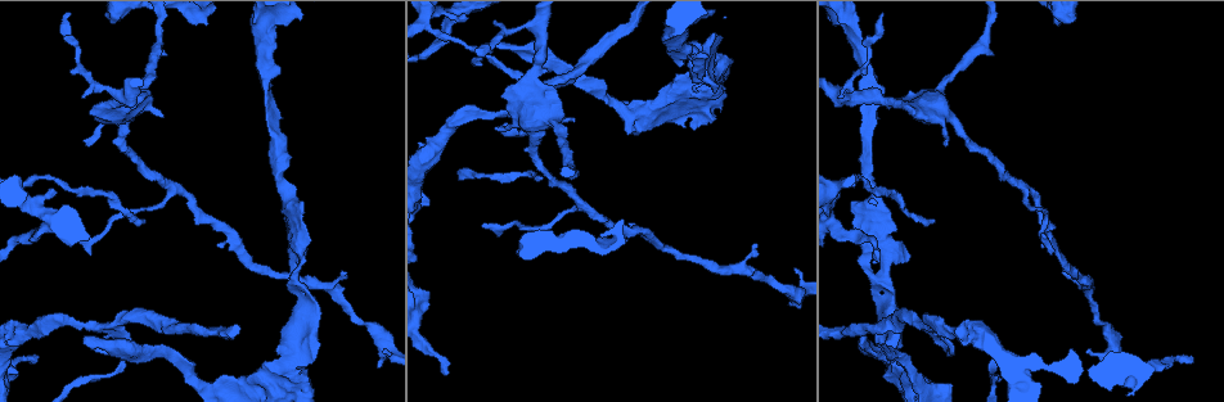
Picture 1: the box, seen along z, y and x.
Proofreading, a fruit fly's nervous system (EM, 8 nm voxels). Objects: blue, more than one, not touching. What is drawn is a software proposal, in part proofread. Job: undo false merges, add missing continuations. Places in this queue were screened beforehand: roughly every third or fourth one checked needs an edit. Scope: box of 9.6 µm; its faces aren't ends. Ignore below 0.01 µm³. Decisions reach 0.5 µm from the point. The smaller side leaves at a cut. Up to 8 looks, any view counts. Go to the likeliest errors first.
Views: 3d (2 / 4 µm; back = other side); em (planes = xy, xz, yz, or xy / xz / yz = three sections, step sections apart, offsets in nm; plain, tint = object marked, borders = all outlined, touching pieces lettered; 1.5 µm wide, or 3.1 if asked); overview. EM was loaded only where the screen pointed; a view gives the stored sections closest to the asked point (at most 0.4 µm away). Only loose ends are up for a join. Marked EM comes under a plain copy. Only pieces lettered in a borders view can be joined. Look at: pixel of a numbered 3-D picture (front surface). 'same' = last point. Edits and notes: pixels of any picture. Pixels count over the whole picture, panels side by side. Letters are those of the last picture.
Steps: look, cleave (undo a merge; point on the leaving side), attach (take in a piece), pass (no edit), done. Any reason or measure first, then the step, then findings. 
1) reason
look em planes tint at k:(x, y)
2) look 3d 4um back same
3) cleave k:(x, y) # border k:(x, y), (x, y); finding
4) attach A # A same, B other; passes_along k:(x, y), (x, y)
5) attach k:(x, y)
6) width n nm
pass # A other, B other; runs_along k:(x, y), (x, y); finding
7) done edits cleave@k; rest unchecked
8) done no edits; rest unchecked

an open end
look em planes tint at 1:(86, 340)

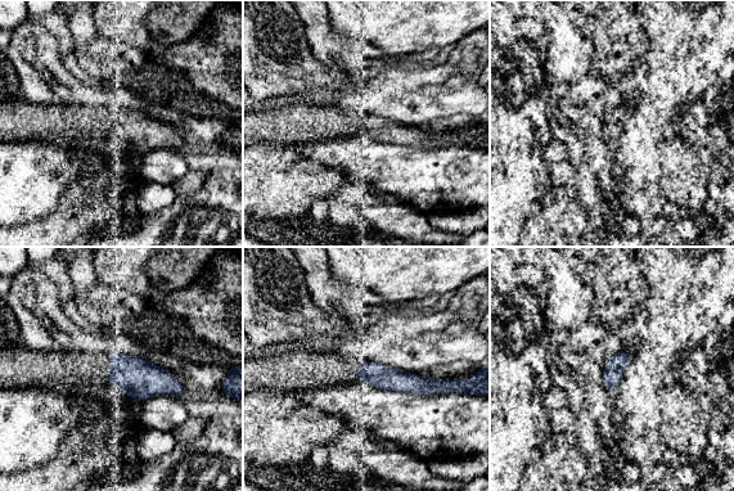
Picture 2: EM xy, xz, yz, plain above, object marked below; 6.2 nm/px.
look em planes borders same

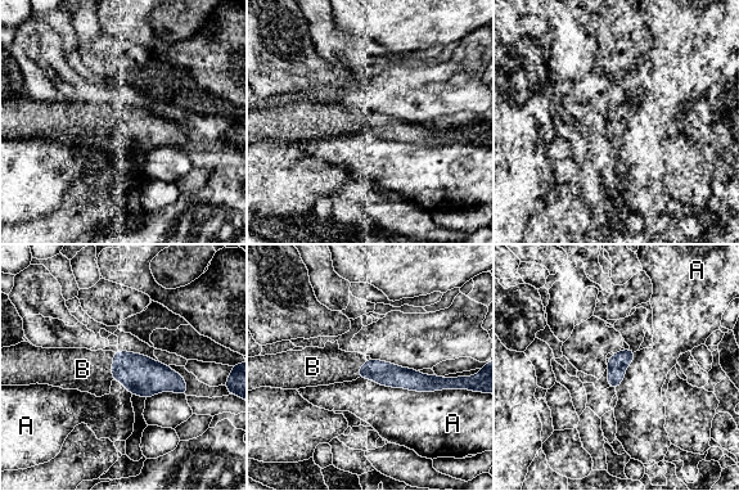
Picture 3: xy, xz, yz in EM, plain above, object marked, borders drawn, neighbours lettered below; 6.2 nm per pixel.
width 130 nm
attach B # A other, B same; the neuron continues

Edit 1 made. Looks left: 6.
thick turns thin
look 3d 4um back at 1:(26, 332)

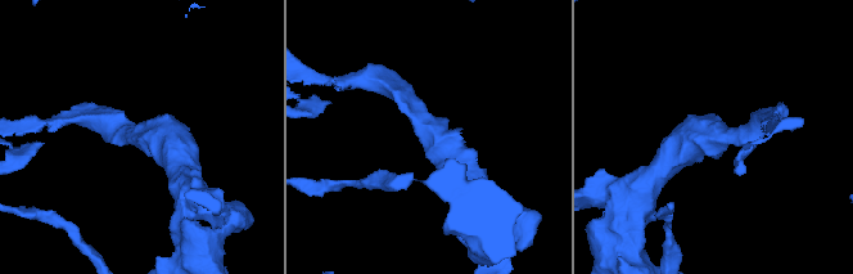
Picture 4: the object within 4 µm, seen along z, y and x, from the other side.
arm_widths 260, 420 nm
look em planes borders at 4:(431, 130)

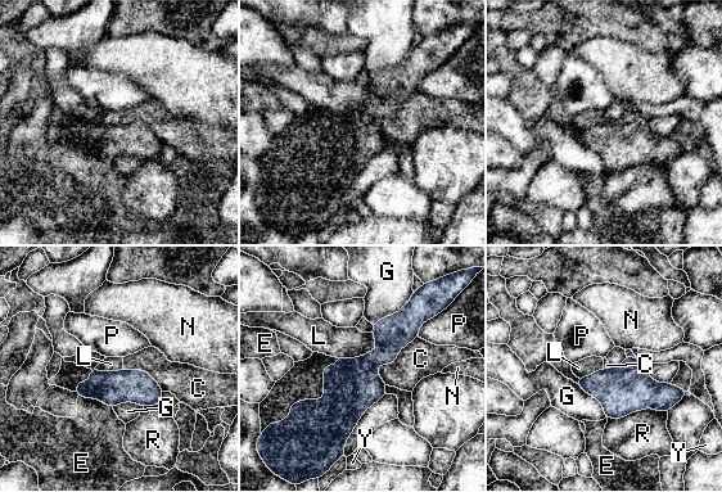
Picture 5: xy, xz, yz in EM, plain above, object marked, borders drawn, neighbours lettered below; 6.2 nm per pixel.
pass # C other, E other, G other, L other, N other, P other, R other, Y other; border 5:(667, 411), (641, 409), (608, 419); all the same neuron

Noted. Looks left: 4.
look em planes borders at 1:(847, 183)

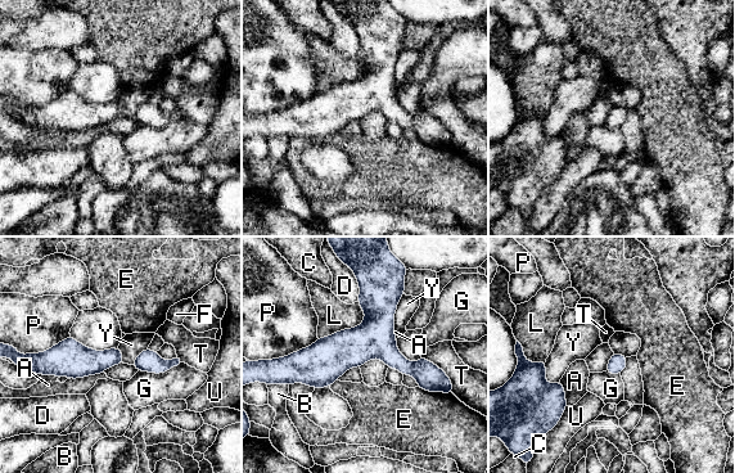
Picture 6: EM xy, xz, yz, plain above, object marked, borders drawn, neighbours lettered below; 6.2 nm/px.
width 190 nm
pass # A other, B other, C other, D other, E other, F other, G other, L other, P other, T other, U other, Y other; runs_along 6:(276, 366), (341, 351), (431, 366); one neuron here

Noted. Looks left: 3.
done edits attach@3; rest unchecked

